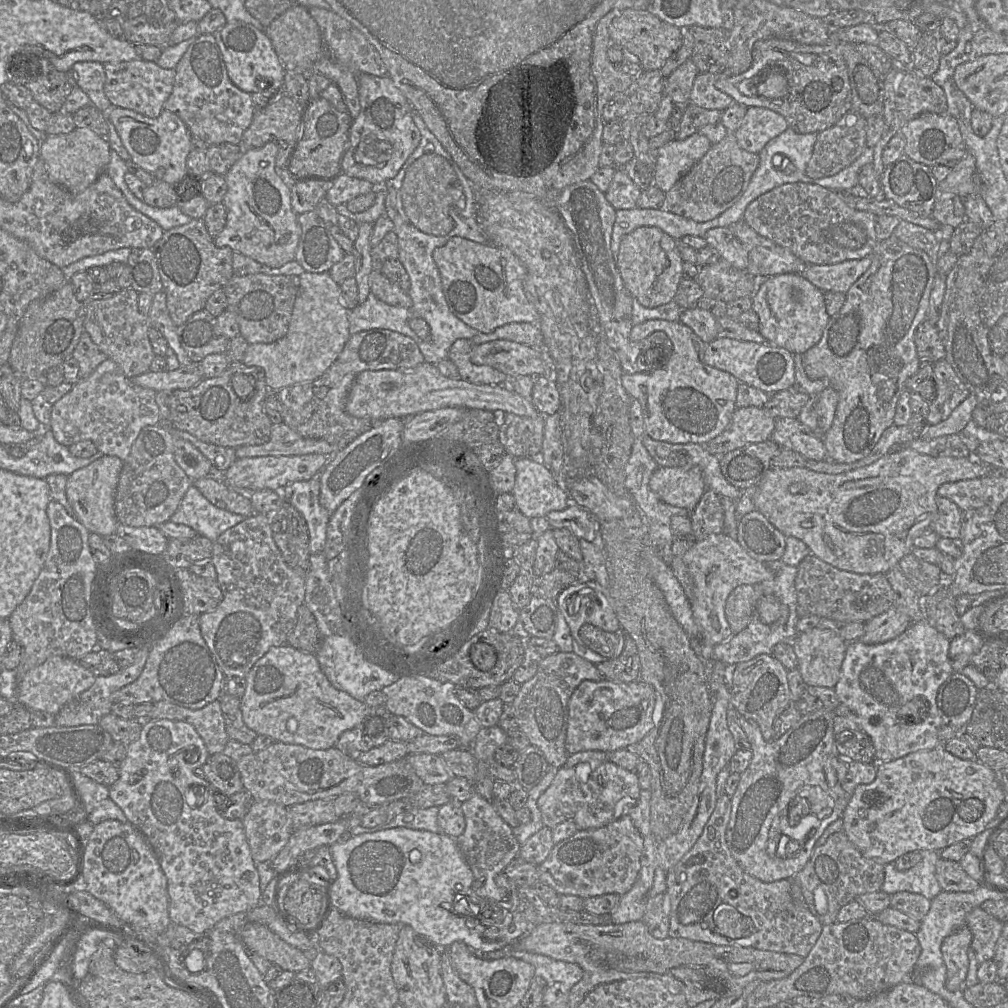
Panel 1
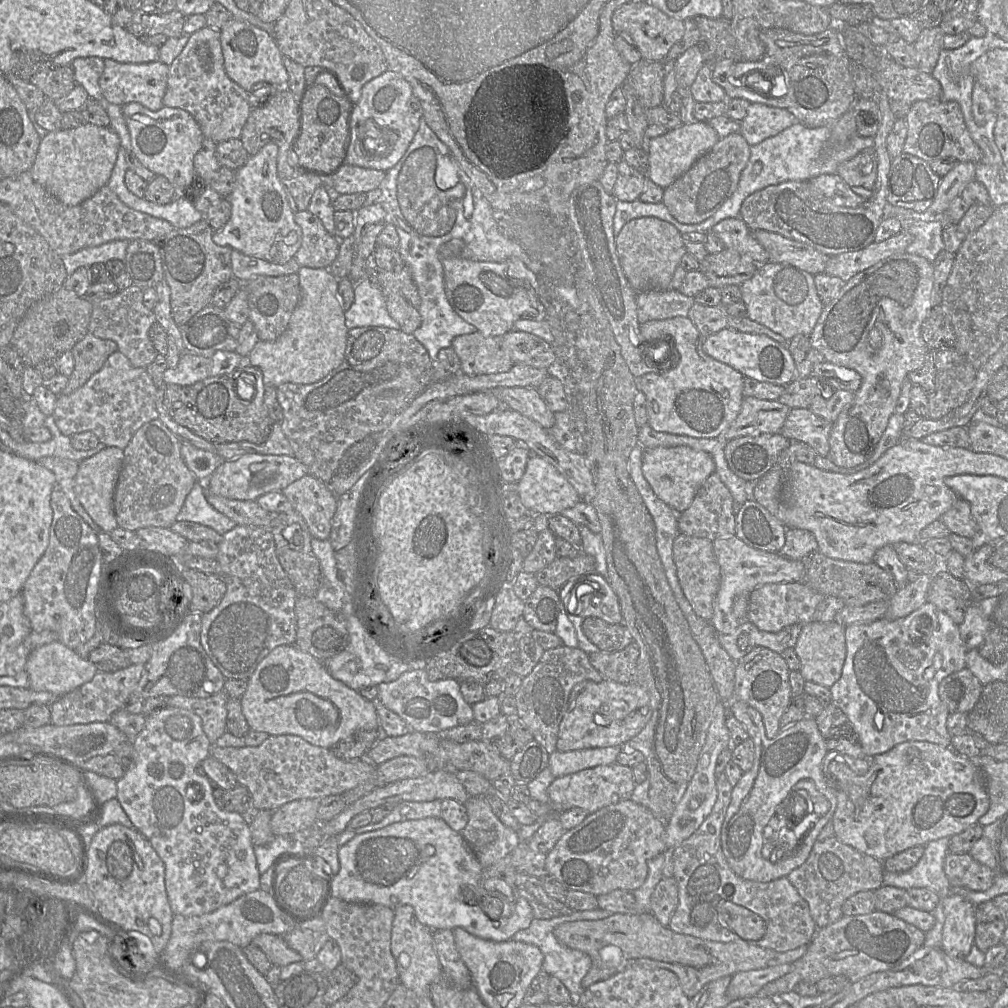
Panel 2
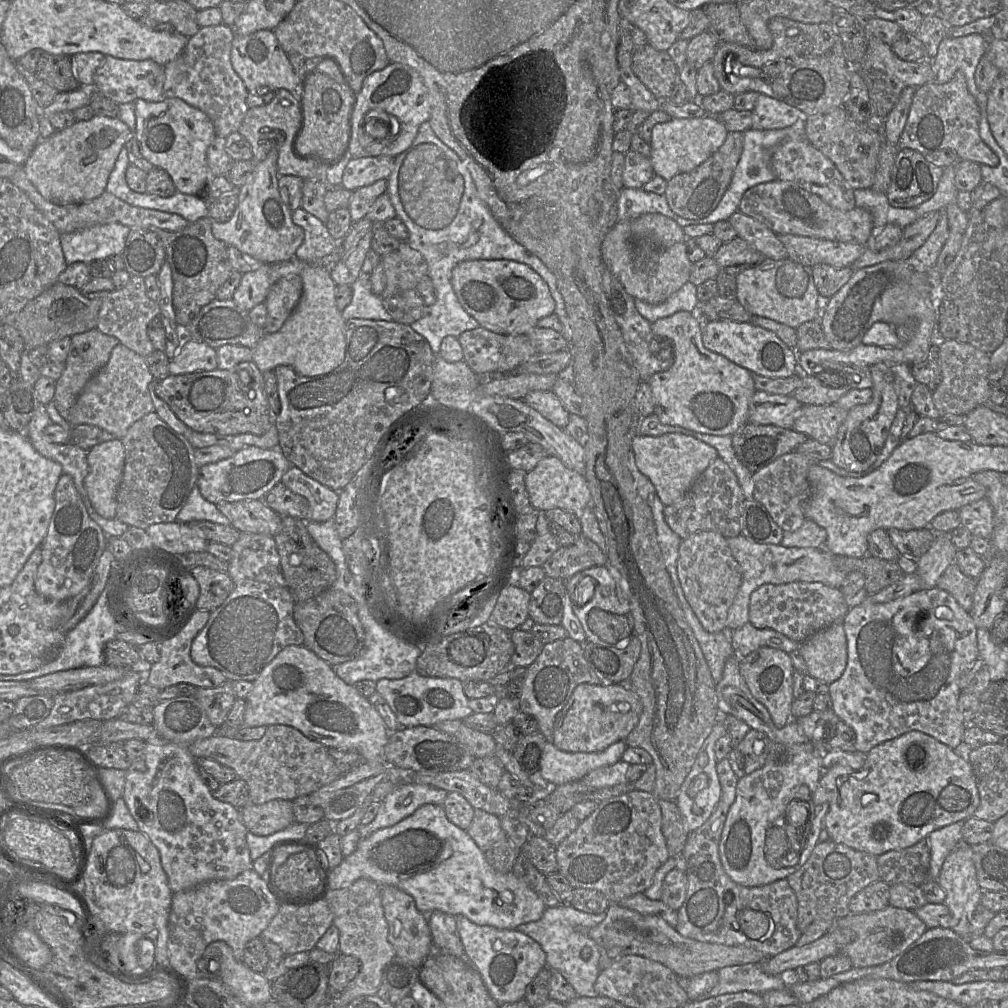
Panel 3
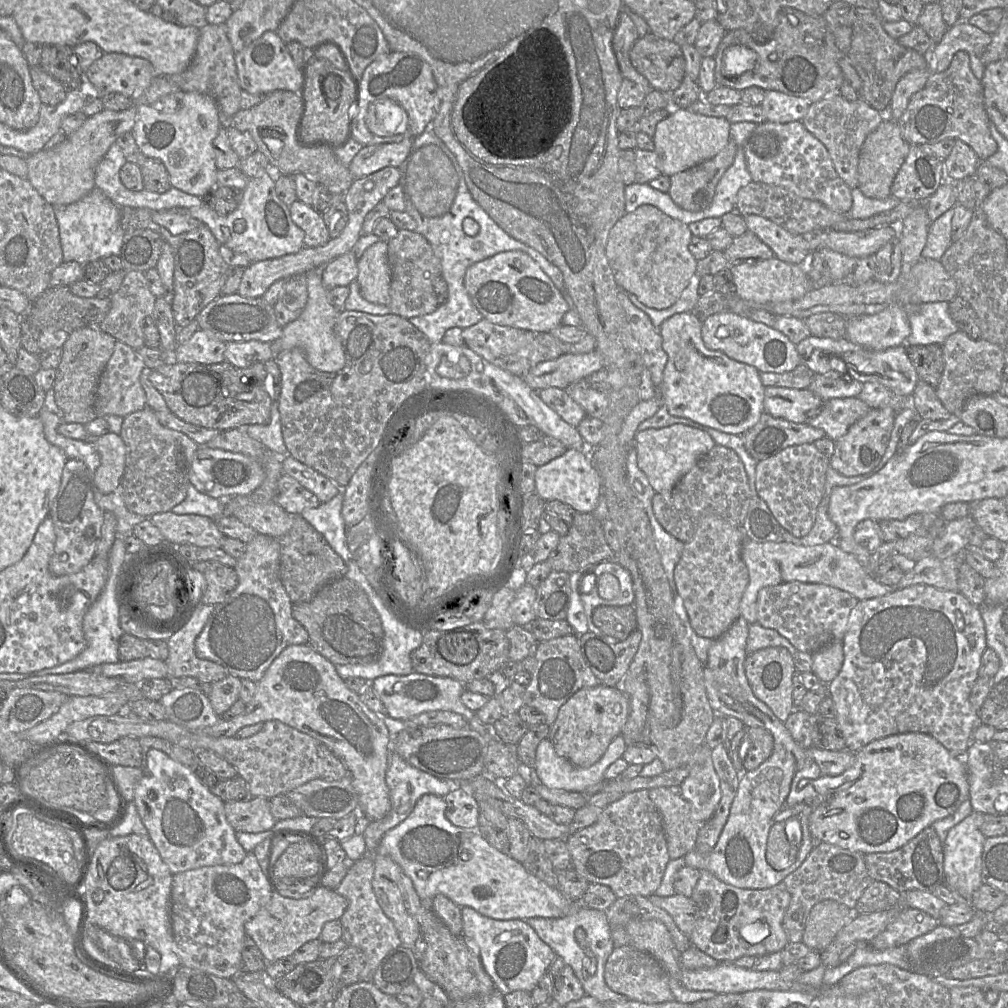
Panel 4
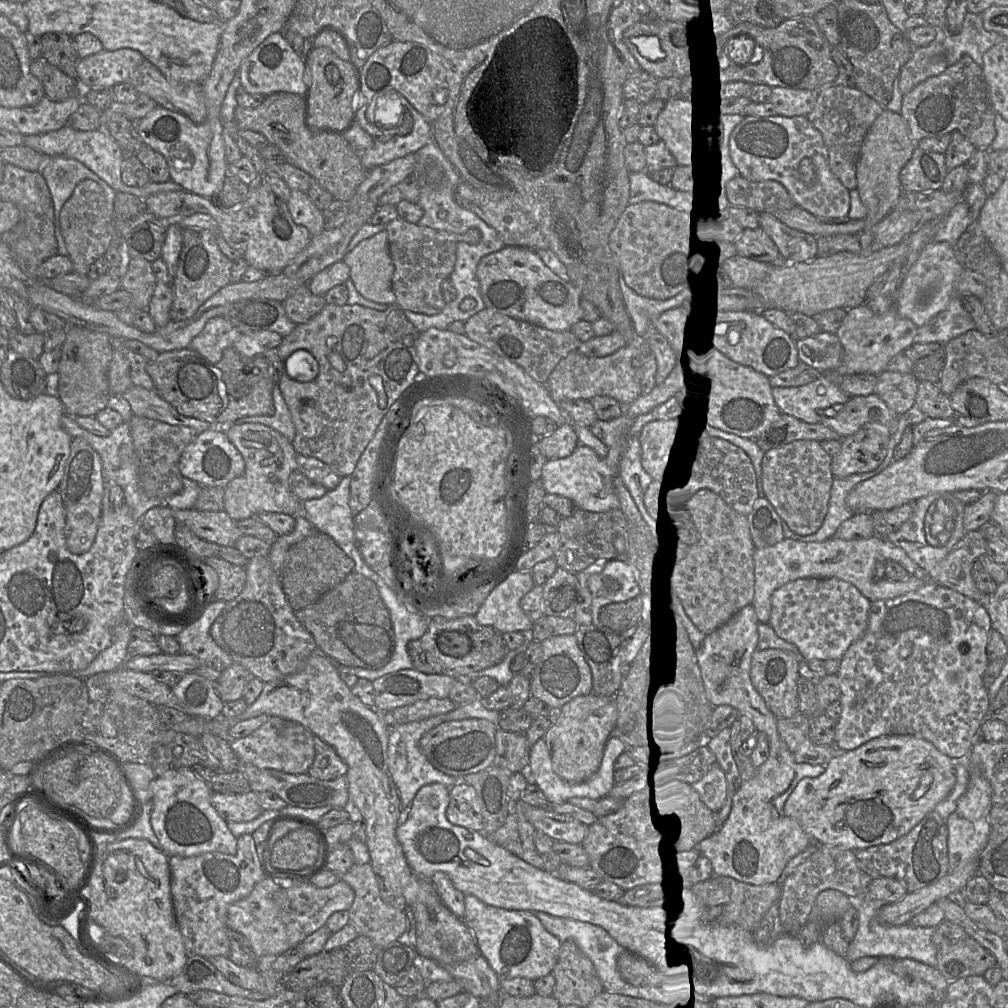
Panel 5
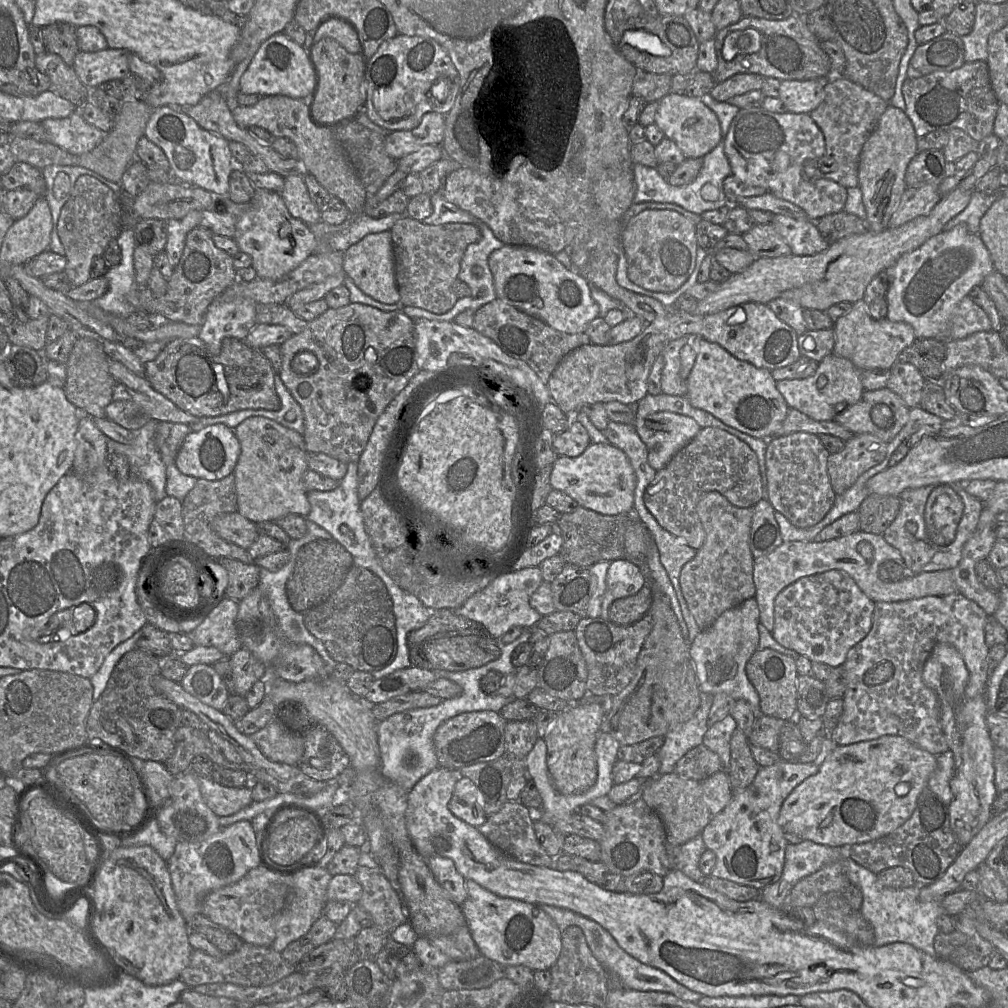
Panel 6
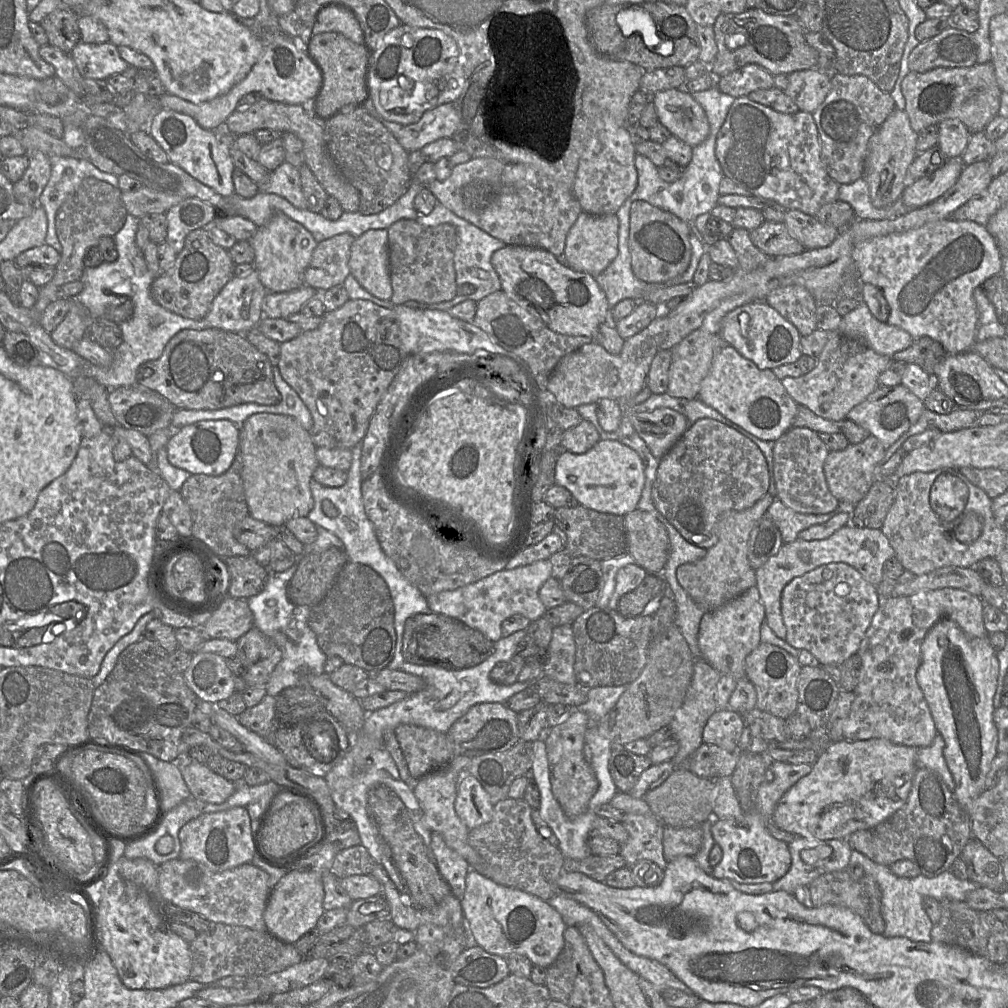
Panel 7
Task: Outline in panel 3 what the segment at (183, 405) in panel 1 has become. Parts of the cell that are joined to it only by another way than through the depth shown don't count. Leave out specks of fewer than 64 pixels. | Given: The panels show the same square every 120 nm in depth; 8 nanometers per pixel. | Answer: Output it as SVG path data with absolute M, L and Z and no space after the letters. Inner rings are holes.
M252 360L240 363L230 370L217 368L210 371L168 375L161 380L155 381L154 388L156 395L167 403L176 417L195 432L225 436L244 433L262 435L272 424L275 424L275 418L271 412L265 393L263 373ZM240 370L244 370L248 373L250 377L249 384L246 385L240 381Z

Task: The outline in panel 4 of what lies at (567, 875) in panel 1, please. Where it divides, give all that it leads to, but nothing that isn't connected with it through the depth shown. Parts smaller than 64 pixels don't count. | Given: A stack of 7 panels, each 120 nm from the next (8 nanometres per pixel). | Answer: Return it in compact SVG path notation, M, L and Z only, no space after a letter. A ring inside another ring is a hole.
M649 790L624 794L603 808L594 824L571 834L566 840L573 869L590 884L608 886L617 898L654 894L670 860L662 817L649 797Z

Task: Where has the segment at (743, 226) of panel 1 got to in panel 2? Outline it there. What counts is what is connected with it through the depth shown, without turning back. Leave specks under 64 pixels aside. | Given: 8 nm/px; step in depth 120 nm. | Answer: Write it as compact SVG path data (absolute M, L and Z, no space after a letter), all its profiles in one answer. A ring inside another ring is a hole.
M765 230L753 231L754 238L767 251L769 261L783 263L806 271L813 276L824 273L829 256L813 247Z

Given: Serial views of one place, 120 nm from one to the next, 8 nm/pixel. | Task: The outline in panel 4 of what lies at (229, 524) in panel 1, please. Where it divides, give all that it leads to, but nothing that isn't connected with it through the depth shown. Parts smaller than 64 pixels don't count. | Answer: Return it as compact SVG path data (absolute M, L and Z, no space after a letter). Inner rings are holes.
M189 483L185 500L176 505L171 511L178 515L194 514L218 519L225 515L225 501L200 493Z

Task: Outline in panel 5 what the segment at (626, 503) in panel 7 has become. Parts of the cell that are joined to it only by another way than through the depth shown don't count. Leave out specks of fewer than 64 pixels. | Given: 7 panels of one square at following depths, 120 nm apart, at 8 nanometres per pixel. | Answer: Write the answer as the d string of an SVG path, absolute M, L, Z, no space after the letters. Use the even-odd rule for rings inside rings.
M578 445L566 458L550 459L542 468L541 482L548 494L570 499L579 508L590 512L606 512L620 508L614 487L617 469L607 465L591 448Z

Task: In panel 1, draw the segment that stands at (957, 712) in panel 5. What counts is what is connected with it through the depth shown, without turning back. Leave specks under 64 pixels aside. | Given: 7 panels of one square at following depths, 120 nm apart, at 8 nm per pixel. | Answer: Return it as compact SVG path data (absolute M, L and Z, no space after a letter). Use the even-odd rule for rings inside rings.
M926 619L912 623L902 634L882 644L867 645L859 640L847 643L840 678L834 687L839 702L850 709L860 730L871 739L875 759L892 761L910 753L937 746L942 717L936 703L940 686L954 673L949 659L950 640Z

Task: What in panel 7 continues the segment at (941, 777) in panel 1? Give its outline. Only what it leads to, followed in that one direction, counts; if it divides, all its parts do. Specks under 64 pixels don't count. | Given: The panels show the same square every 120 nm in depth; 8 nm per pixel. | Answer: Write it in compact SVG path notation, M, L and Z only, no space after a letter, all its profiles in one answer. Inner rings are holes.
M886 739L841 740L829 743L812 765L811 772L798 780L779 800L771 822L796 837L818 840L846 840L849 835L875 827L902 808L909 796L917 769L917 748L895 745Z

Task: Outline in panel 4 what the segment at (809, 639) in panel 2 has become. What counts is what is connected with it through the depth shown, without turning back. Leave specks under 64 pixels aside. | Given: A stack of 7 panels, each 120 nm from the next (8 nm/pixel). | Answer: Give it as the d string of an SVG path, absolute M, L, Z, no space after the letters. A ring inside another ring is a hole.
M831 642L812 654L812 673L829 684L840 672L843 660L843 643Z

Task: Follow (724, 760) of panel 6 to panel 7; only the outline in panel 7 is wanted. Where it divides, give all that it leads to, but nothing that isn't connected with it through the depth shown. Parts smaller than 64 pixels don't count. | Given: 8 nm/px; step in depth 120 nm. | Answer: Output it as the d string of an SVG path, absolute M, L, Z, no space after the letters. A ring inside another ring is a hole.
M729 709L716 710L708 719L702 733L705 744L716 745L727 752L739 752L738 740L744 728L742 716Z

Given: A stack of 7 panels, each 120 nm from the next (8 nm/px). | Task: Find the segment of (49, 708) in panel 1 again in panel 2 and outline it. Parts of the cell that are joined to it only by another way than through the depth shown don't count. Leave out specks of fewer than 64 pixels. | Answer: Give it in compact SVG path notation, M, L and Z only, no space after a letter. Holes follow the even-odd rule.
M54 641L34 649L29 654L25 672L29 678L29 688L35 691L48 691L56 697L62 697L90 681L98 671L88 659L80 657L61 642Z

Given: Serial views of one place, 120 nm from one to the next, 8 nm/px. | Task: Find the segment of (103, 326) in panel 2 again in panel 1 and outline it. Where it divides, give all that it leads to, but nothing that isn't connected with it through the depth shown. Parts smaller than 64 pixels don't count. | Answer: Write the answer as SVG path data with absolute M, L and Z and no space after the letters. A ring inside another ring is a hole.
M121 289L110 298L86 300L83 329L90 335L98 348L113 360L127 378L139 376L149 371L155 356L148 337L150 320L148 315L138 310L138 292Z

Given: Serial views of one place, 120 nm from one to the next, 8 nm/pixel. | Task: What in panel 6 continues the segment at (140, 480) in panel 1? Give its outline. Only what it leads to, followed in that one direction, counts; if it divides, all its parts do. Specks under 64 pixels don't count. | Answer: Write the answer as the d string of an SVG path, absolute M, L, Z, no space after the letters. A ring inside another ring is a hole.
M158 421L155 444L165 466L174 464L176 455L190 432L192 430L187 424Z

